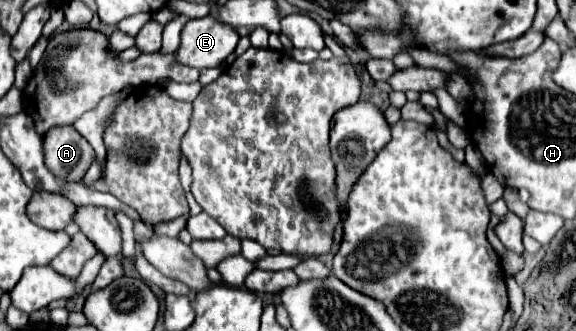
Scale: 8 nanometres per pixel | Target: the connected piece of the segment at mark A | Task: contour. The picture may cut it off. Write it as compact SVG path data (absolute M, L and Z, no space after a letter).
M58 126L44 134L44 162L60 178L80 182L92 160L92 146L72 126Z

